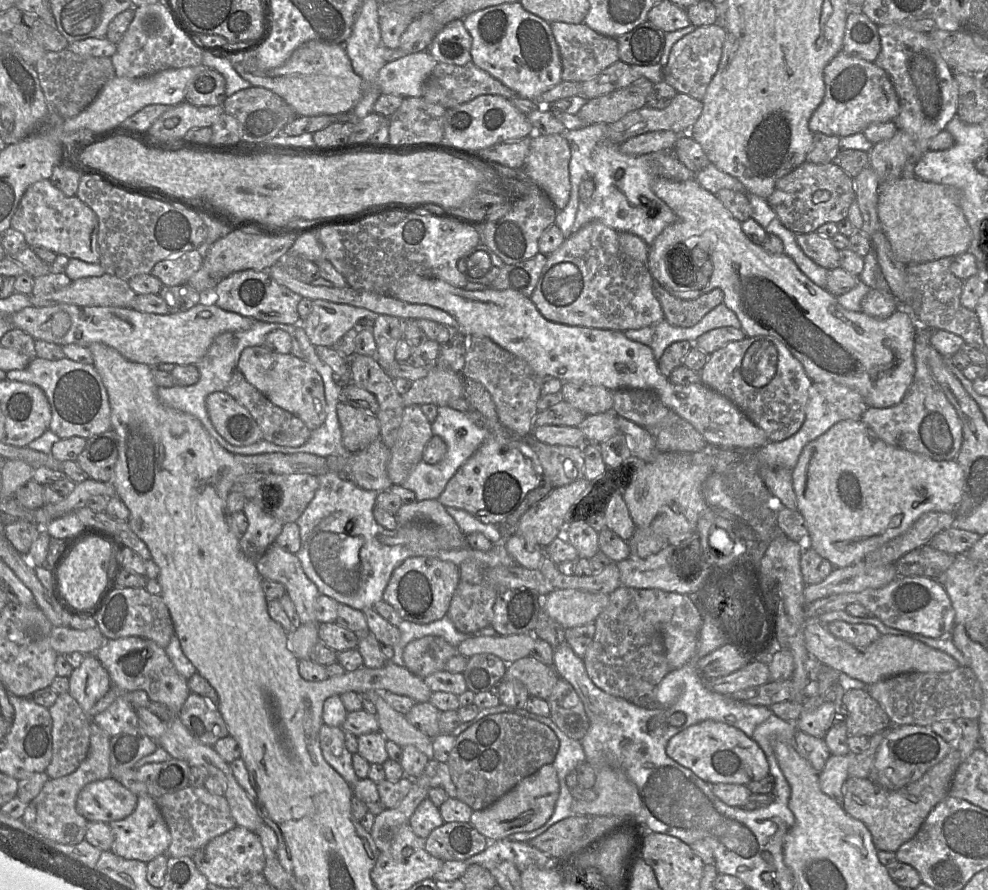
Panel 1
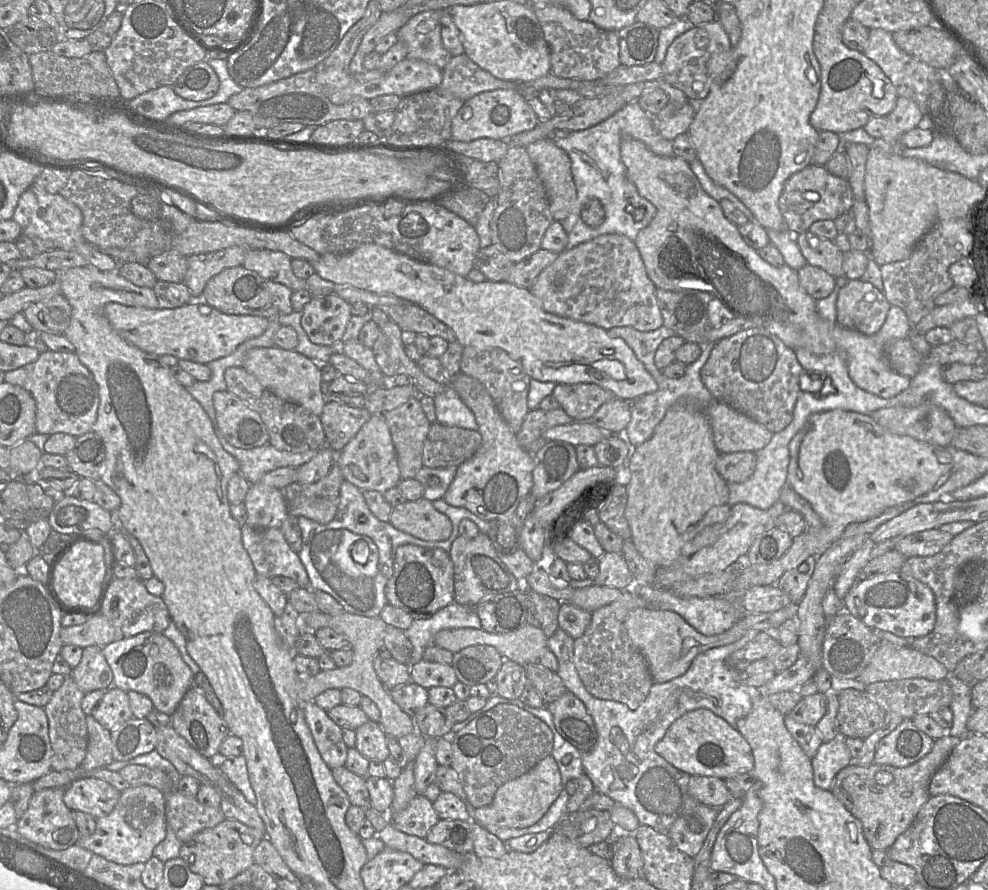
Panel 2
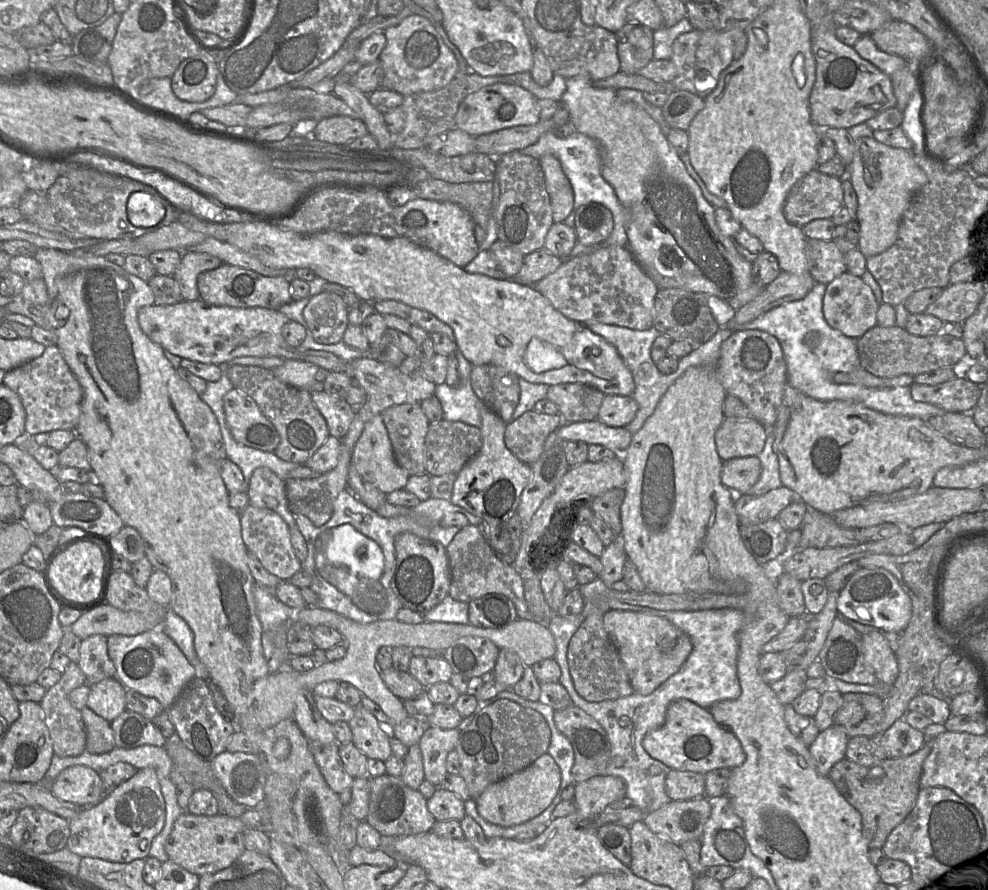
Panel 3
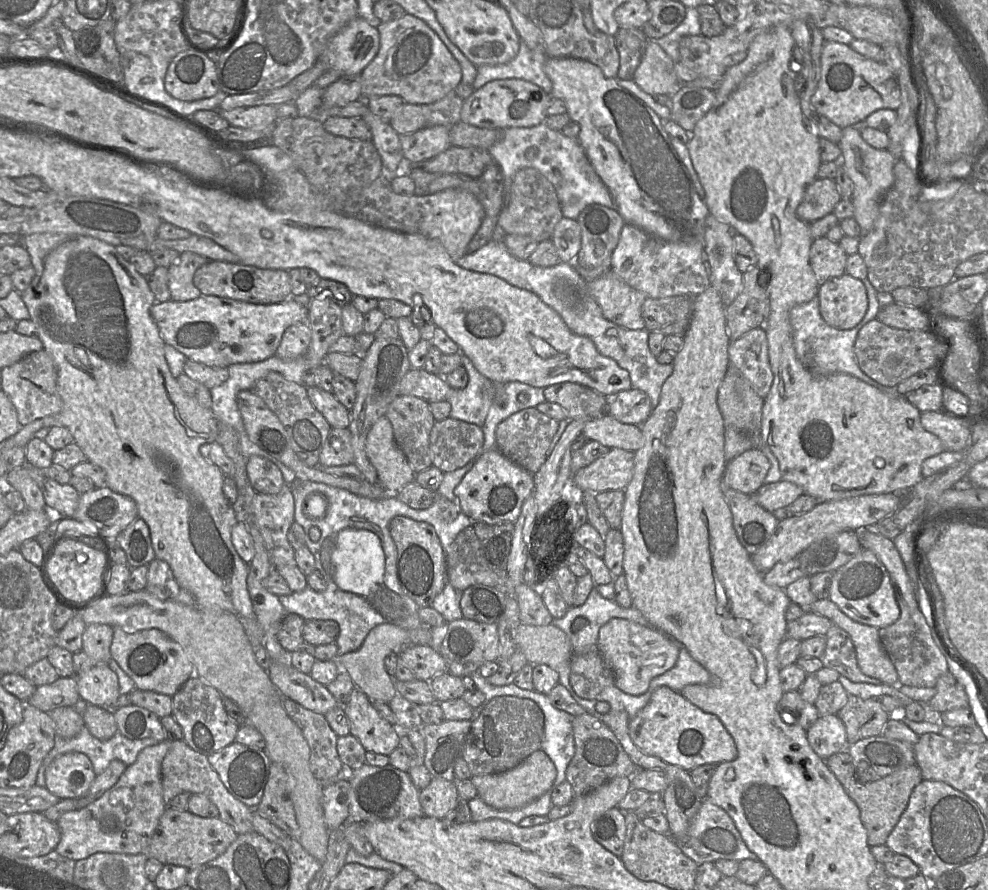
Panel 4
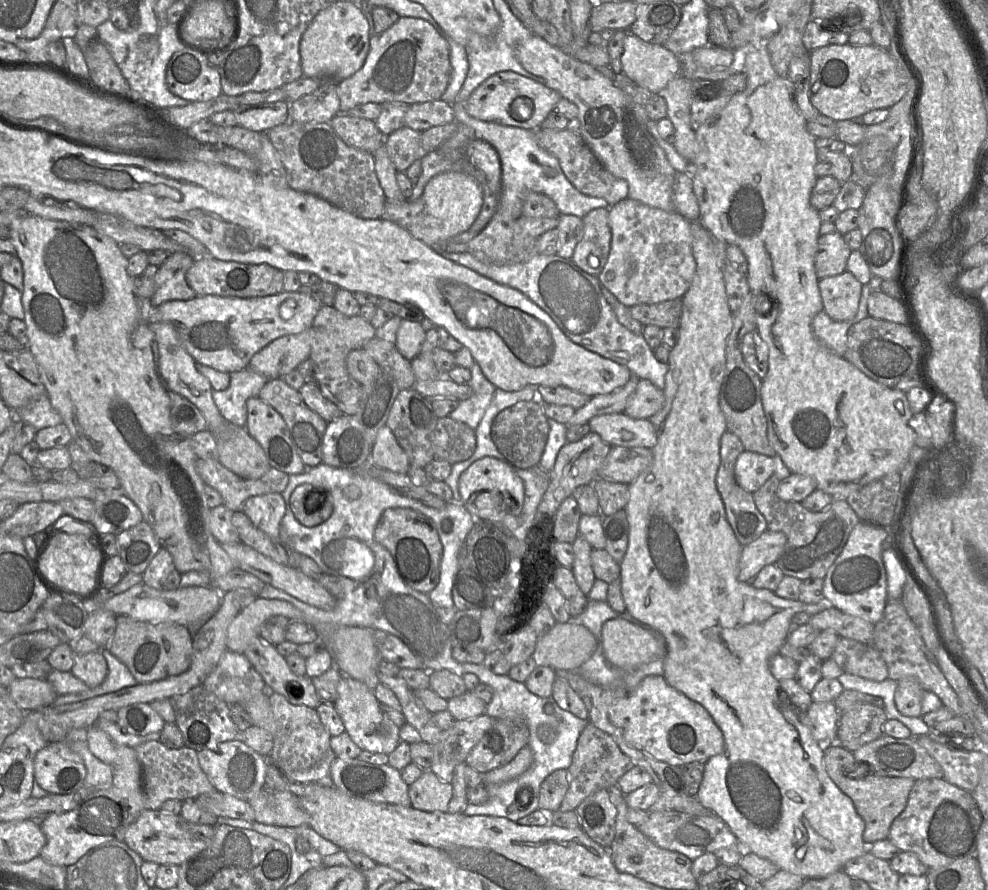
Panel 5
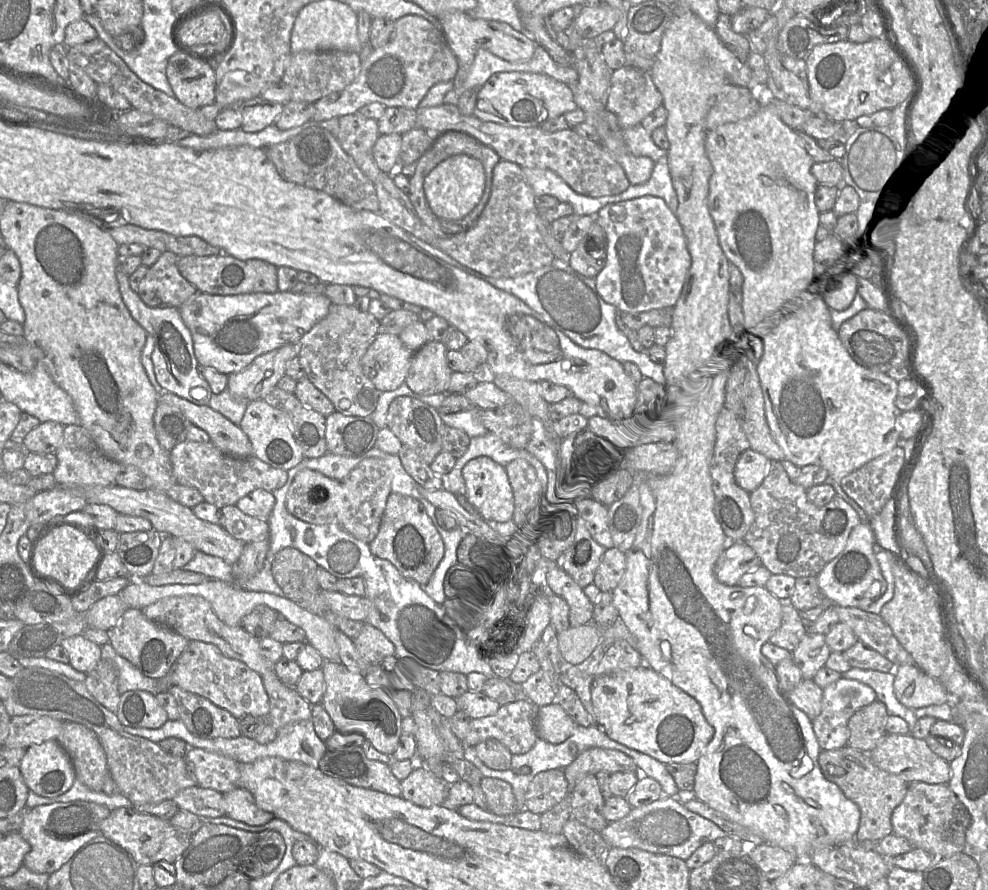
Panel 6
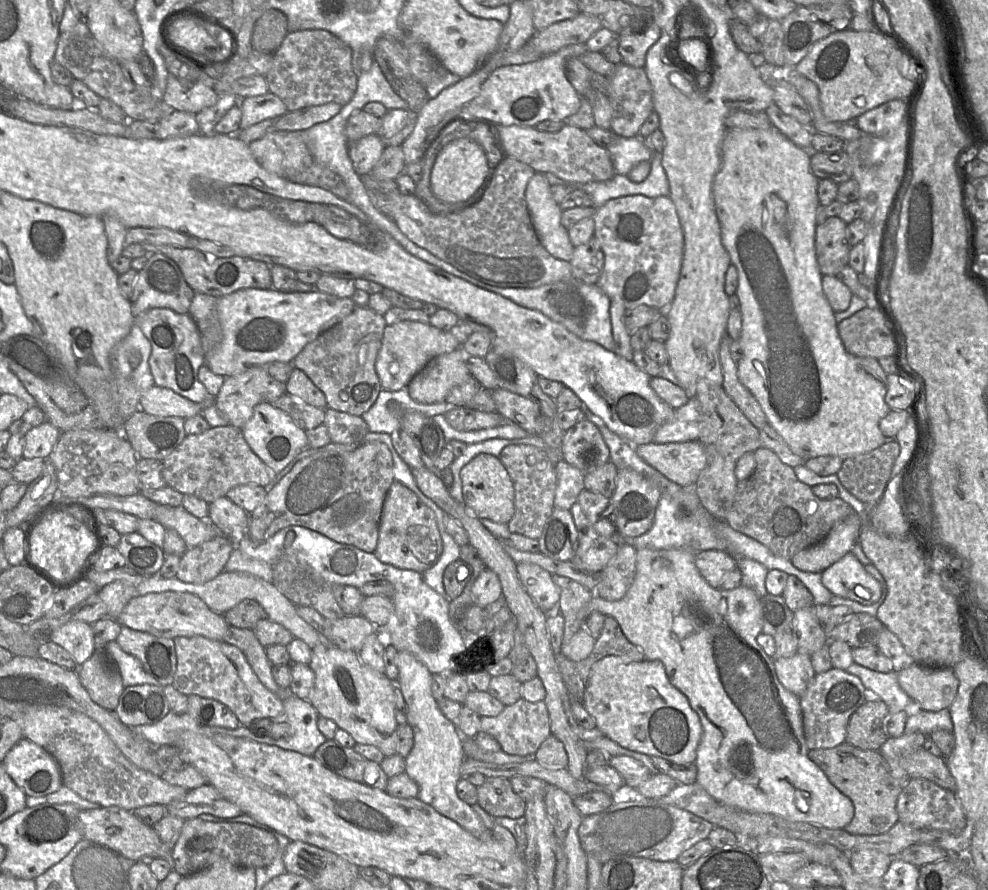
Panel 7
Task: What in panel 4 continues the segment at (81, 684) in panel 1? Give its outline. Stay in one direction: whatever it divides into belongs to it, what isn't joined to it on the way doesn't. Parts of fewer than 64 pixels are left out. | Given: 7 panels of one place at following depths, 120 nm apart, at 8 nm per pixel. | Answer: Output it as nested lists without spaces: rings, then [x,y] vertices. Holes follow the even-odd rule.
[[[107,624],[86,626],[82,635],[82,651],[92,659],[94,664],[107,664],[111,659],[110,646],[113,630],[113,627]]]

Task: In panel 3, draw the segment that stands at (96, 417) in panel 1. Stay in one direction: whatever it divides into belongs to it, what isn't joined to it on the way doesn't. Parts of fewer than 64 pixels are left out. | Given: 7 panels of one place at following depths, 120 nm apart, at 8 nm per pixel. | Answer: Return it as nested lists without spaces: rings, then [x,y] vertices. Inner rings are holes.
[[[56,345],[46,347],[40,357],[6,372],[3,384],[21,399],[26,413],[25,432],[28,435],[54,430],[74,430],[77,426],[83,389]]]

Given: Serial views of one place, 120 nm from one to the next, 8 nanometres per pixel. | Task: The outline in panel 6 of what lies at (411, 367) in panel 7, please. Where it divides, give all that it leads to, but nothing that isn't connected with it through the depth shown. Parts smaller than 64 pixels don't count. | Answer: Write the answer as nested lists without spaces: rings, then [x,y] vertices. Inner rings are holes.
[[[379,333],[362,357],[361,365],[377,390],[392,391],[405,382],[414,353],[404,346],[398,335]]]

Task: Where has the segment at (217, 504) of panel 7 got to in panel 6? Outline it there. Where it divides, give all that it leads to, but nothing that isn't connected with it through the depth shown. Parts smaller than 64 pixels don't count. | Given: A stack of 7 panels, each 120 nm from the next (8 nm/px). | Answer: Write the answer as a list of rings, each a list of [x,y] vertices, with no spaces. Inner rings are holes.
[[[236,505],[220,509],[220,526],[242,543],[270,540],[268,521],[243,513]]]

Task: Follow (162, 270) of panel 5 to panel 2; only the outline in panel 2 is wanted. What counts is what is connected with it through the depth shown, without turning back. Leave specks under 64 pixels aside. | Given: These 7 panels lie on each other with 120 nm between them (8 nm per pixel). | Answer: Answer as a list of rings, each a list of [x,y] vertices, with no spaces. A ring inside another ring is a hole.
[[[231,247],[189,256],[183,283],[190,290],[193,300],[202,299],[202,292],[212,277],[225,269],[242,266],[248,250],[244,247]]]

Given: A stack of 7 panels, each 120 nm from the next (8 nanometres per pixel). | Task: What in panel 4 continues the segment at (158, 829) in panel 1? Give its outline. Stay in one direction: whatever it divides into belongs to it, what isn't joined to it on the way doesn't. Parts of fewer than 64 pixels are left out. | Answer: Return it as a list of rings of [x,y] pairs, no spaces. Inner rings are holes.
[[[165,739],[145,747],[118,781],[96,800],[84,808],[62,814],[56,822],[60,830],[56,852],[75,861],[97,852],[145,853],[149,839],[167,808],[163,800],[161,765],[172,742]]]

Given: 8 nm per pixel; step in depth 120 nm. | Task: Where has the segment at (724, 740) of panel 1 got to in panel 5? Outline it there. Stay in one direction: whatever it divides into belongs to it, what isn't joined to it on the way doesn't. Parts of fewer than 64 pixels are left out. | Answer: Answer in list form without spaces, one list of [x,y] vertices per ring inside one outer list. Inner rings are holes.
[[[646,676],[631,693],[616,699],[609,706],[608,717],[613,725],[621,729],[624,739],[630,746],[670,765],[680,766],[694,761],[706,762],[724,749],[723,733],[709,712],[698,702],[671,687],[662,676]]]

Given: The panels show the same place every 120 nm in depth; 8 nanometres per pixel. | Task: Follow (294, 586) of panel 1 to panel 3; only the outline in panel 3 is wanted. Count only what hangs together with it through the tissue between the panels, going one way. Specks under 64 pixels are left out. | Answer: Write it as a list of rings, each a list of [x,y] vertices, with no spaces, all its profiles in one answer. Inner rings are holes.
[[[249,504],[241,514],[241,533],[248,552],[253,553],[269,573],[282,581],[288,580],[302,569],[302,563],[291,544],[289,526],[277,513]]]

